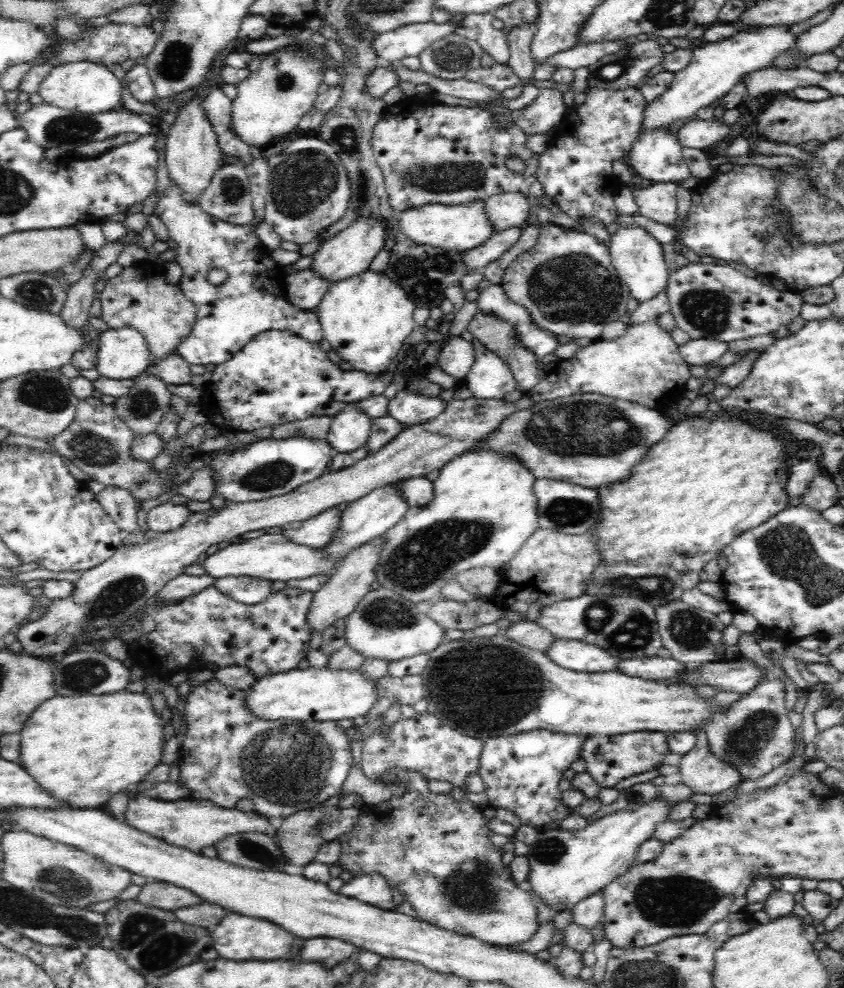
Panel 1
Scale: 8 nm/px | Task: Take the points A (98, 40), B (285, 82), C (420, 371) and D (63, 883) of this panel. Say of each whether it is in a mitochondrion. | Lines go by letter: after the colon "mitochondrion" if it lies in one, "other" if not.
A: other
B: other
C: other
D: mitochondrion

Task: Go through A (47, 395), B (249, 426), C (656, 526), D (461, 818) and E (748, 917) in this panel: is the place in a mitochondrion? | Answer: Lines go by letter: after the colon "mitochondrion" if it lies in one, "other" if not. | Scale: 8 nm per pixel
A: mitochondrion
B: other
C: other
D: other
E: other

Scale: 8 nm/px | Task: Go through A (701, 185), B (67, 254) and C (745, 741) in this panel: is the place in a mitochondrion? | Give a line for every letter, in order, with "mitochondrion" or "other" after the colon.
A: other
B: other
C: mitochondrion

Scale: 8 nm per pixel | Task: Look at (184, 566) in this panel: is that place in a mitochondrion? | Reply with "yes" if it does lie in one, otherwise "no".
no

